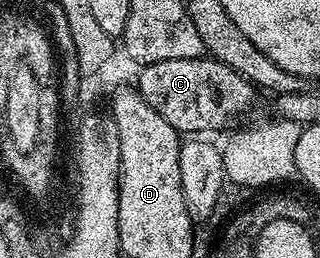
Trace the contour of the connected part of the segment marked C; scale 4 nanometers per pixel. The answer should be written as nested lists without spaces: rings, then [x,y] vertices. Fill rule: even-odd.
[[[208,55],[199,58],[171,58],[167,62],[146,64],[140,69],[136,89],[147,102],[147,106],[151,106],[151,110],[155,110],[155,114],[159,114],[166,122],[171,122],[171,126],[179,134],[213,134],[209,132],[216,128],[225,128],[244,112],[251,111],[253,99],[259,95],[258,89],[231,66]]]

